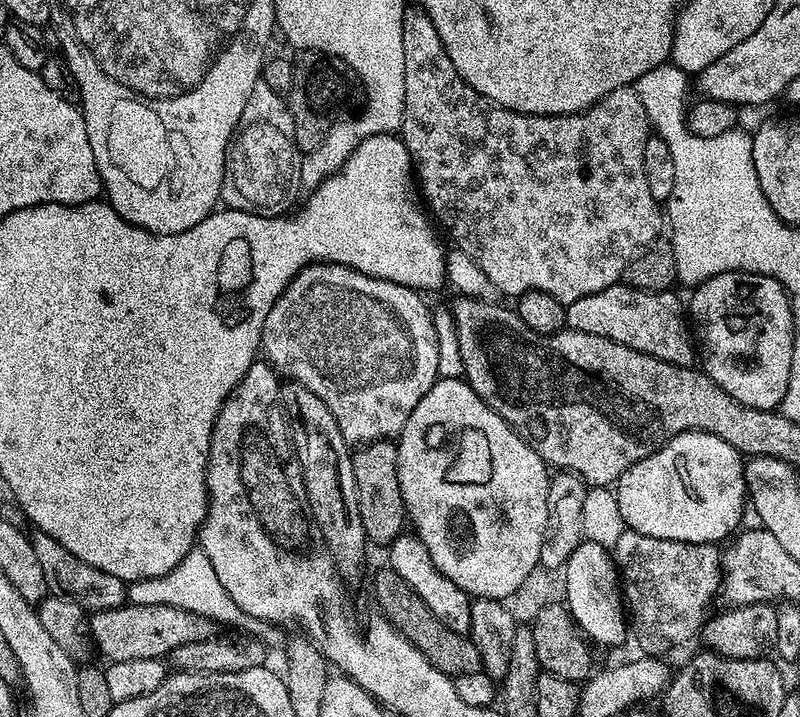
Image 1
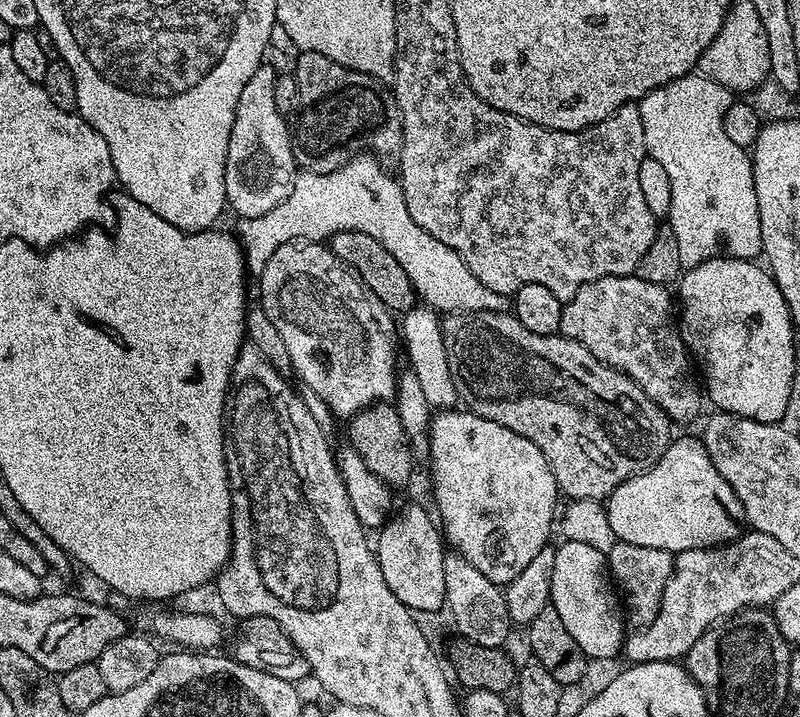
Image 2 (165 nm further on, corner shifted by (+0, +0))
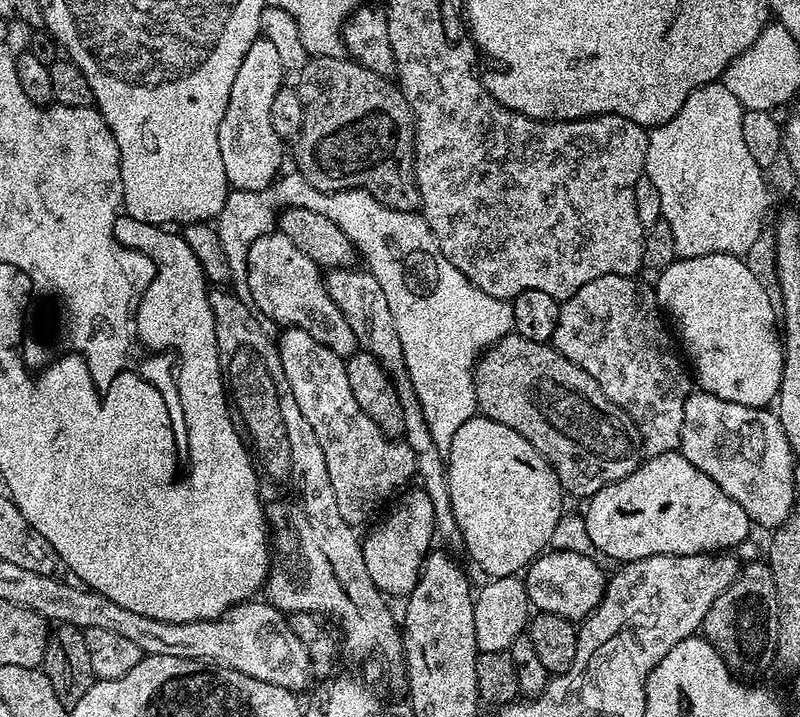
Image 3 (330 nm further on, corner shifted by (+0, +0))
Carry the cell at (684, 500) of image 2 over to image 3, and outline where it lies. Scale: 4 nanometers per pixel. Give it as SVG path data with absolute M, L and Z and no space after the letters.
M679 451L658 454L657 456L645 459L626 478L622 478L610 486L602 486L602 490L595 492L587 501L587 504L588 512L585 511L583 517L586 522L586 530L590 534L592 547L597 553L601 552L602 555L609 556L612 560L620 560L616 562L631 562L641 560L642 558L650 558L651 556L702 556L705 554L720 554L725 550L736 550L732 548L738 547L747 538L748 528L750 529L750 521L746 510L742 510L742 506L738 506L738 502L731 500L710 477L702 474L702 470L698 470L698 466L690 463Z

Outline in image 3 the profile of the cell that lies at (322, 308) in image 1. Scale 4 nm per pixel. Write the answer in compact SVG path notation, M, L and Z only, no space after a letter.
M278 230L258 237L248 248L246 292L252 295L251 303L255 311L261 317L269 316L279 326L306 330L310 338L318 338L322 346L347 358L357 351L356 335L350 328L350 322L346 322L342 310L338 310L334 298L330 298L324 277L320 265L306 258L306 254L302 254L302 250L298 250L298 246L294 246L294 242L290 242L290 238Z

